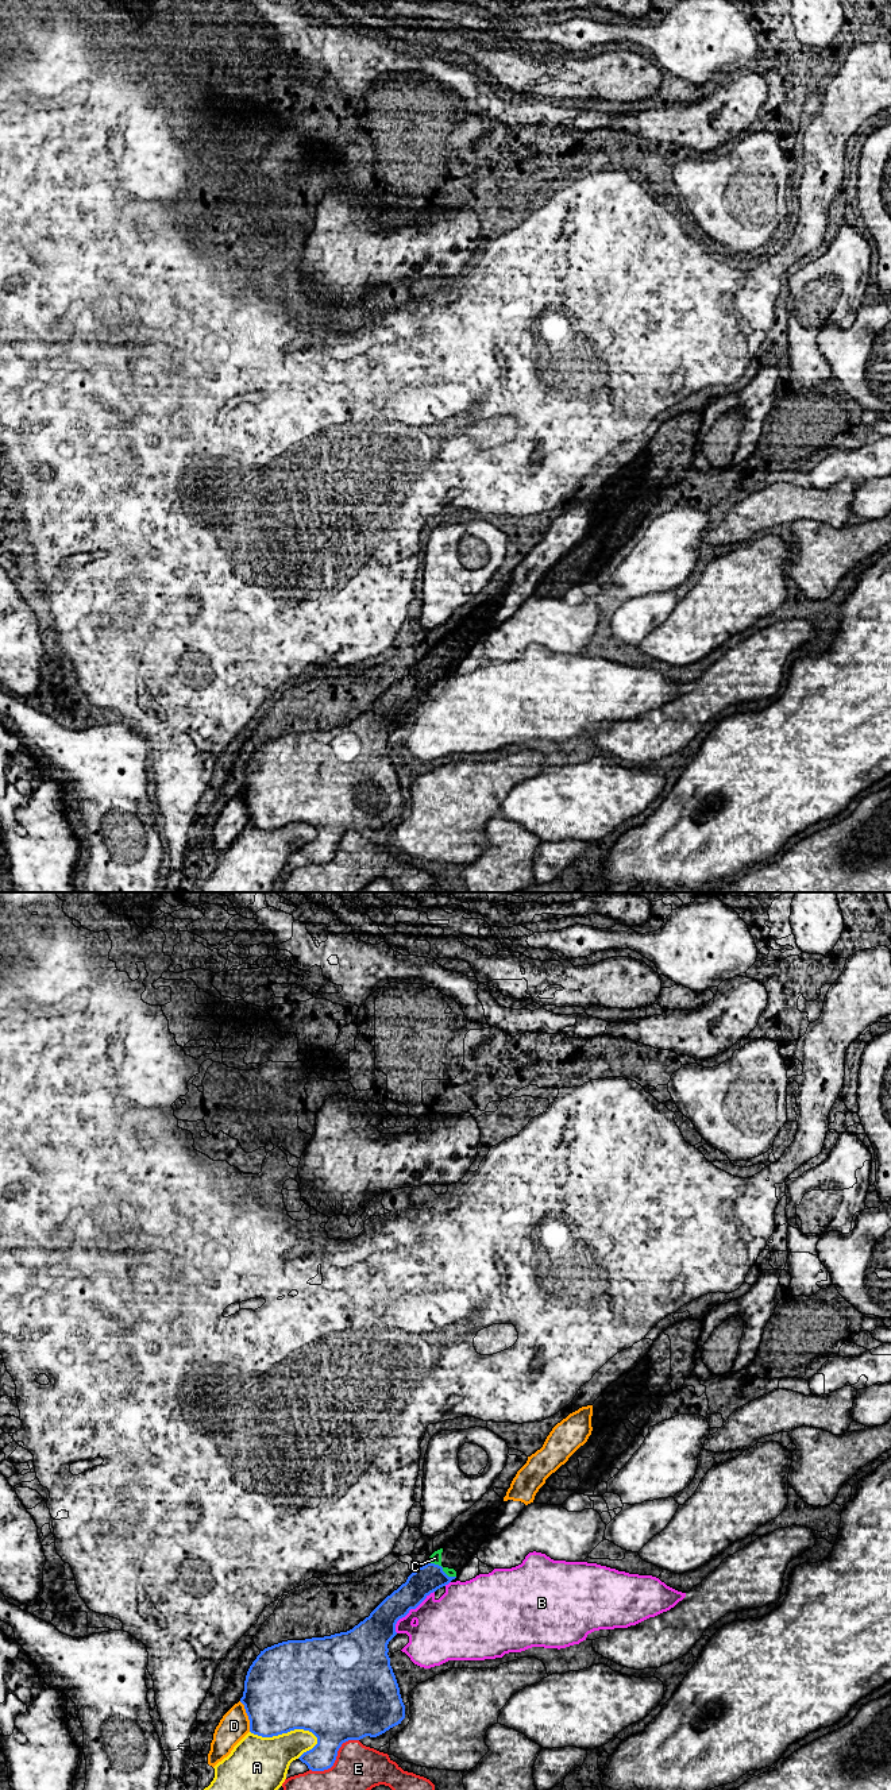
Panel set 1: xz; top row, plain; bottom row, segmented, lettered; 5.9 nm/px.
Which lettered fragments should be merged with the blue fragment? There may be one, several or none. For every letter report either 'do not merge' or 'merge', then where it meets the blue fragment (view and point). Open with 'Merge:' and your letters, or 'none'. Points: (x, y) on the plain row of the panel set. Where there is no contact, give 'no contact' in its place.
Merge: C
A: do not merge | xz (286, 825)
B: do not merge | xz (409, 702)
C: merge | xz (442, 662)
D: do not merge | xz (247, 807)
E: do not merge | xz (335, 851)

